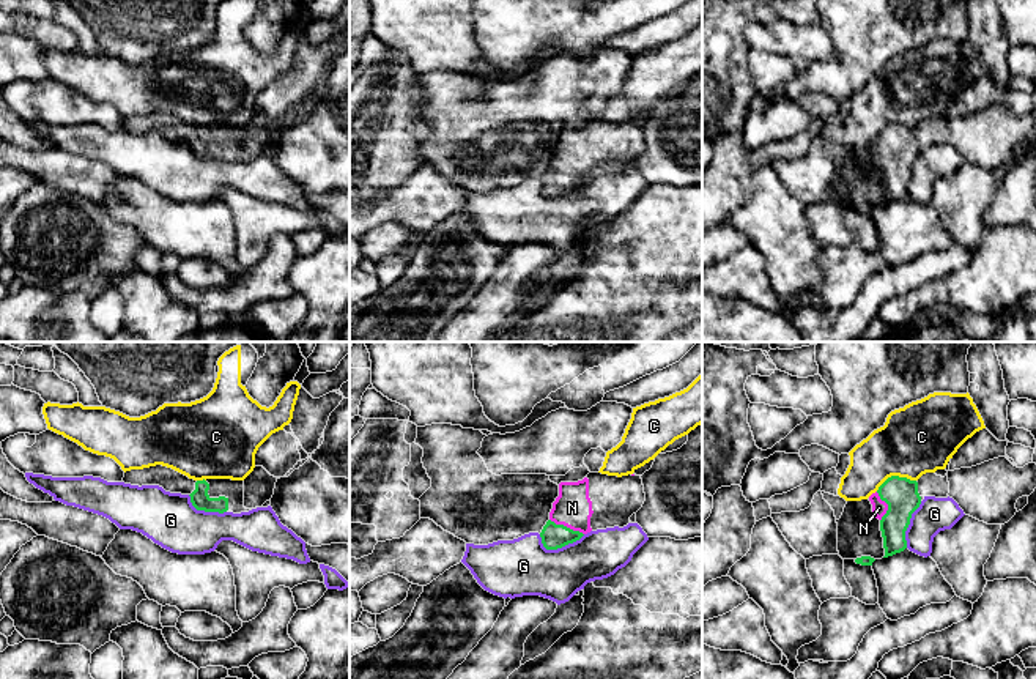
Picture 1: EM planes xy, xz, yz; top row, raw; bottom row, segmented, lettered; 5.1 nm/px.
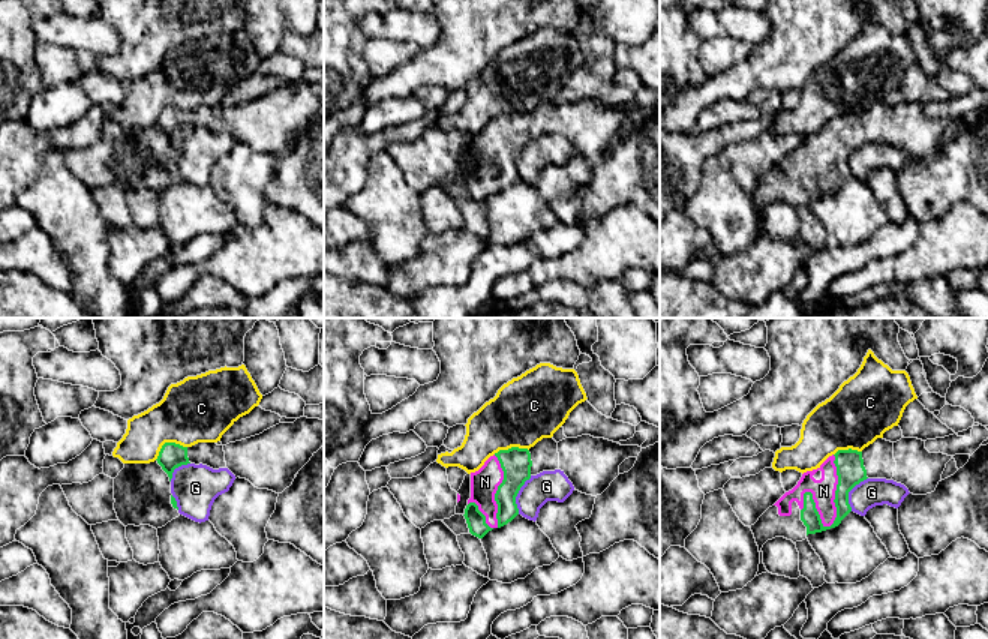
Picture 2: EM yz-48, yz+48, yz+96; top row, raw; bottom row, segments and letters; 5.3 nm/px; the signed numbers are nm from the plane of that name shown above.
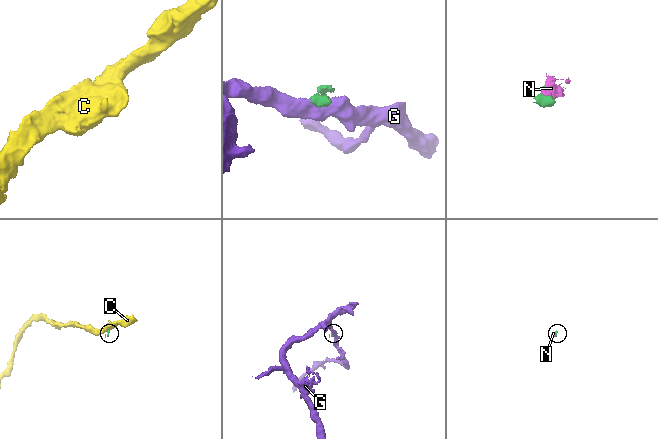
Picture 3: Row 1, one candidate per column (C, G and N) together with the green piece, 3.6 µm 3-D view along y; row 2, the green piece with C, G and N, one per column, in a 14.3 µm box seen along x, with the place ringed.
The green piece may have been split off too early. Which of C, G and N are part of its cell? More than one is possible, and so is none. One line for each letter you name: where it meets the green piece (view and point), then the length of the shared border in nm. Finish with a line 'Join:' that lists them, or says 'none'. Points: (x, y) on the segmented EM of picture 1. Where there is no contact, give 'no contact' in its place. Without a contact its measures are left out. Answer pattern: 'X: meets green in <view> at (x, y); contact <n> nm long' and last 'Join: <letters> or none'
N: meets green in xz at (566, 526); contact 190 nm long
Join: N

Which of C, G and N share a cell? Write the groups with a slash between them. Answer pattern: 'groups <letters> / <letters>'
groups C / G / N

